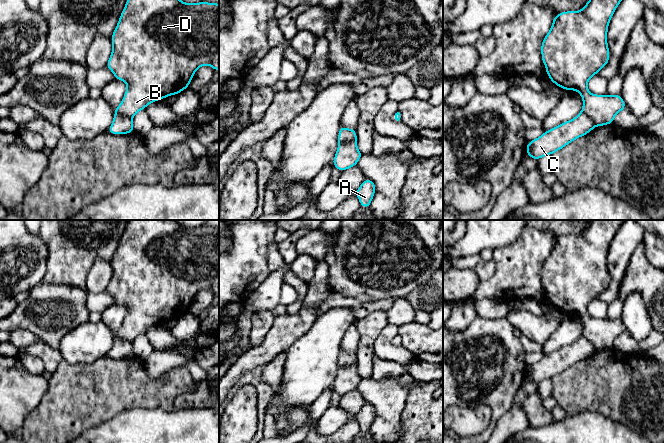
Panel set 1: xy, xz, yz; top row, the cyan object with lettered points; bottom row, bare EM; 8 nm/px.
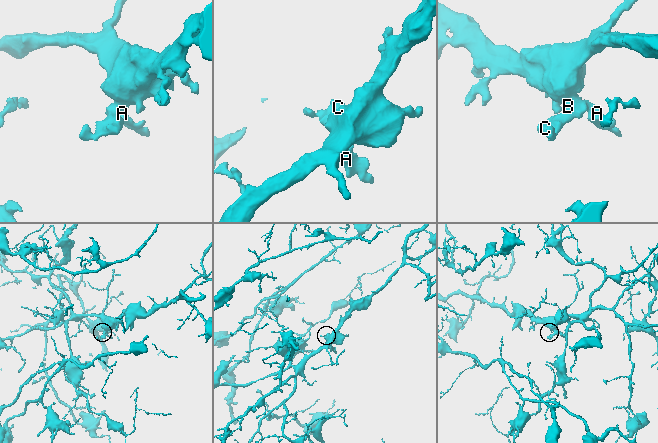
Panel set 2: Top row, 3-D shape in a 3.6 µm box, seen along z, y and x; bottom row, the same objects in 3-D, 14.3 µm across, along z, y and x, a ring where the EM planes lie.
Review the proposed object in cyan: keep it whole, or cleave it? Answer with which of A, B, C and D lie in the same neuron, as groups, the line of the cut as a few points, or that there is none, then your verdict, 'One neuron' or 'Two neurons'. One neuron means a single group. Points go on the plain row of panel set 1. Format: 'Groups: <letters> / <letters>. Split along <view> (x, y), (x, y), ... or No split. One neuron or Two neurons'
Groups: A B D / C. Split along xy (115, 337), (131, 342). Two neurons

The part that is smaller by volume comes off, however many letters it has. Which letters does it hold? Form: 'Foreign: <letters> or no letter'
Foreign: C

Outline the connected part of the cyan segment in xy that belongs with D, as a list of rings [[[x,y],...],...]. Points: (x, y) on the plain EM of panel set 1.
[[[129,220],[110,263],[113,268],[113,274],[105,291],[112,295],[116,304],[124,305],[128,308],[123,323],[120,329],[114,333],[114,337],[132,342],[137,336],[145,334],[148,328],[171,319],[177,319],[187,313],[199,291],[207,288],[210,289],[214,295],[219,294],[219,228],[204,225],[188,228],[179,224],[176,220]]]

